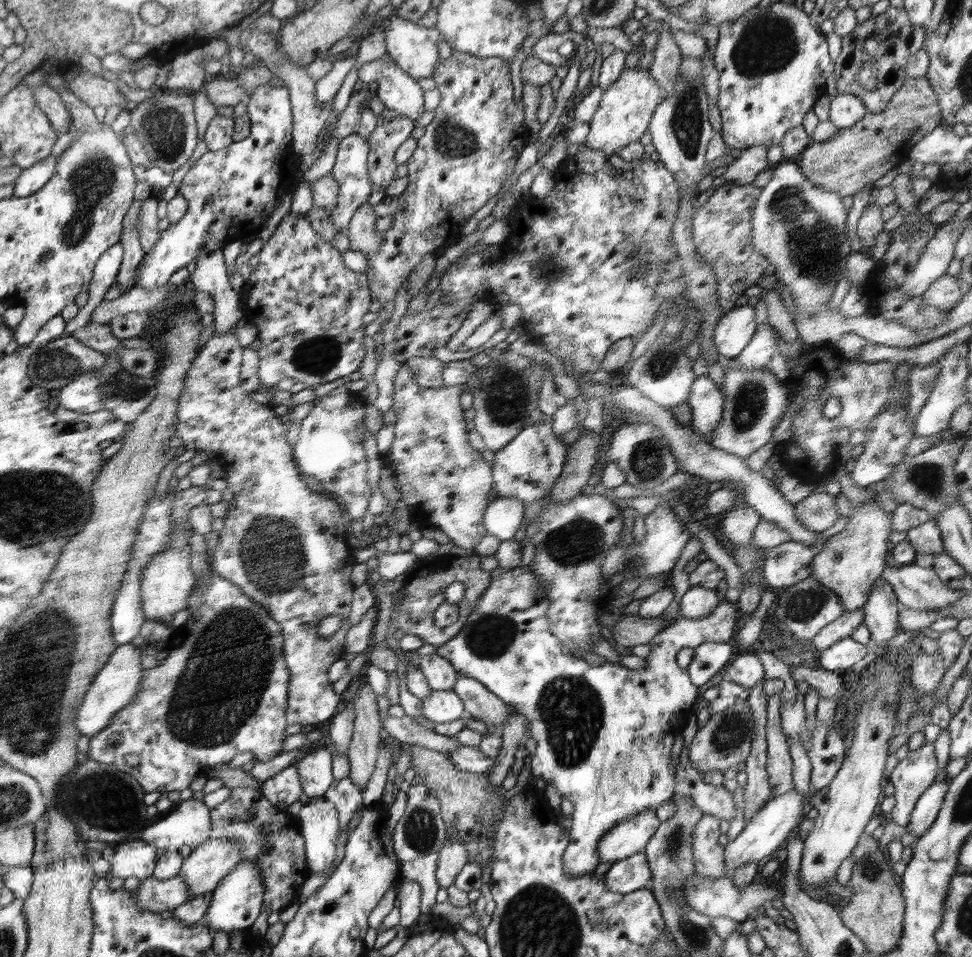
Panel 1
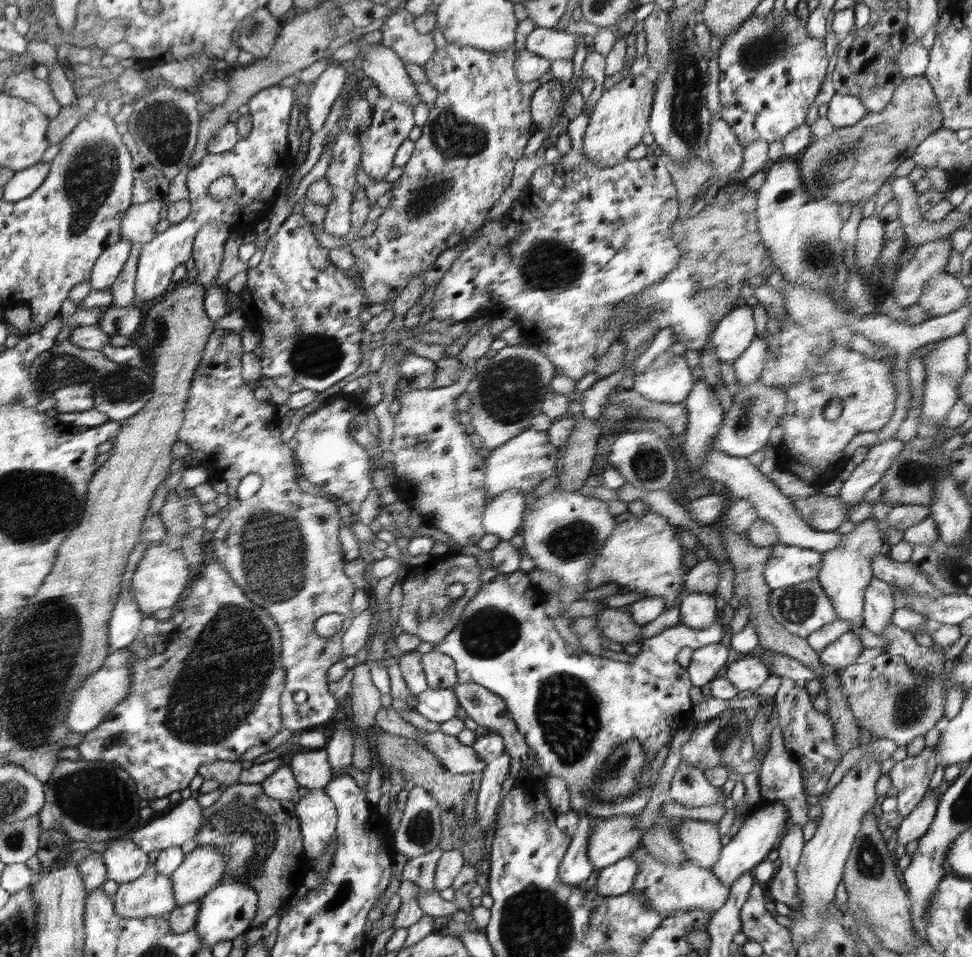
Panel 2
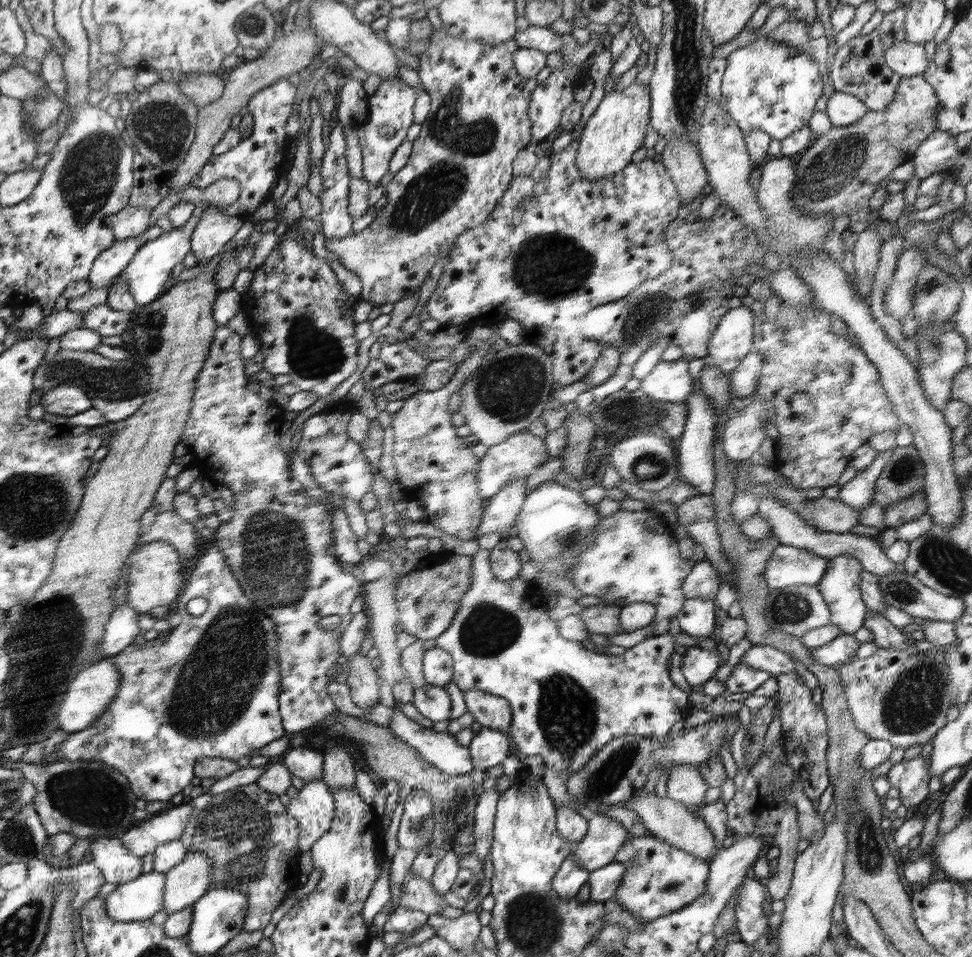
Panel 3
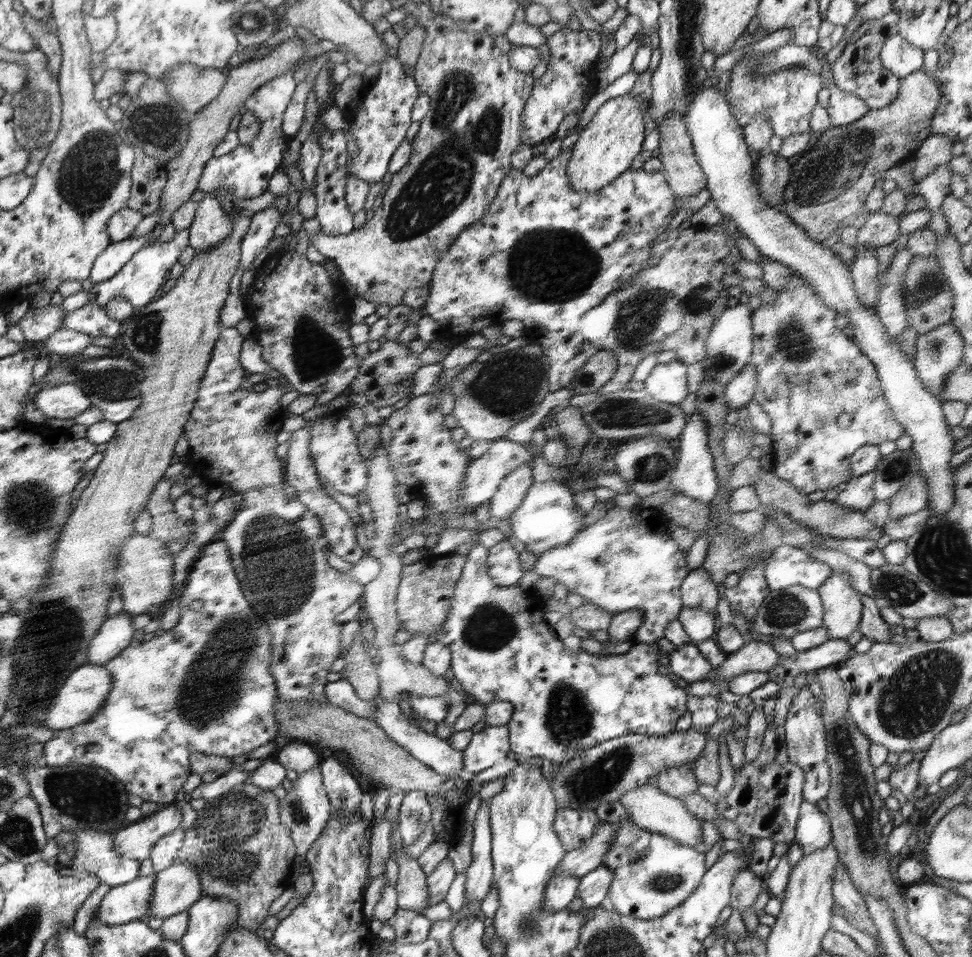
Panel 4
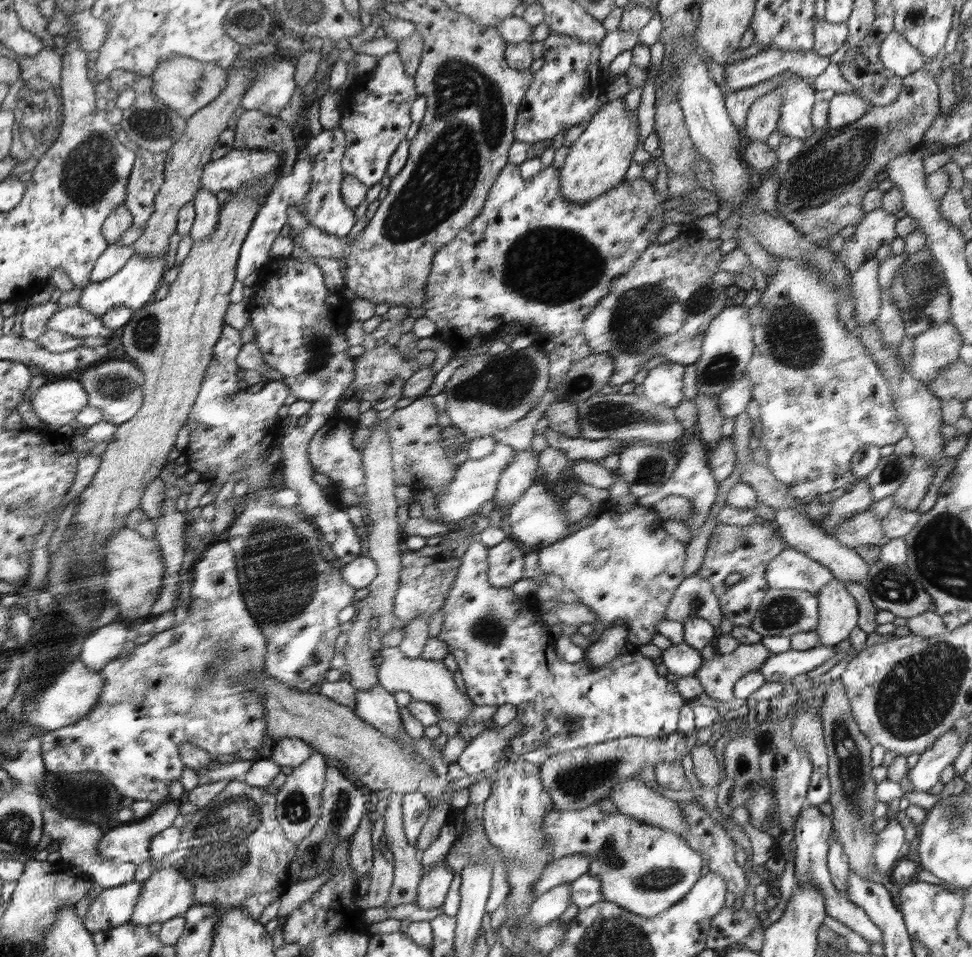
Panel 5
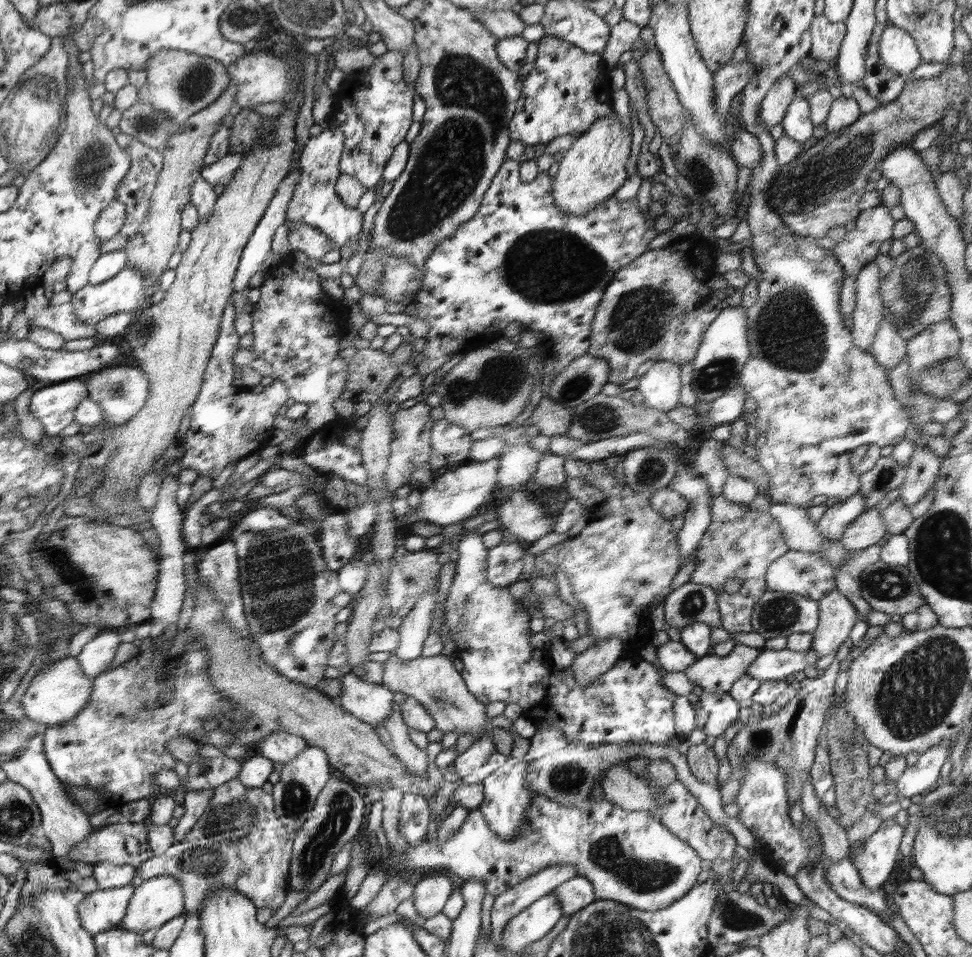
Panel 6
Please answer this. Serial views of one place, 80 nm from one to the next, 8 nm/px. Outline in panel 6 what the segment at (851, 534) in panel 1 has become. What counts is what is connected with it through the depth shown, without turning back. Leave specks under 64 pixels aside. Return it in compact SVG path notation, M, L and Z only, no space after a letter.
M838 588L830 590L820 598L819 623L813 632L812 652L821 657L837 650L843 643L849 643L850 630L858 622L859 614Z

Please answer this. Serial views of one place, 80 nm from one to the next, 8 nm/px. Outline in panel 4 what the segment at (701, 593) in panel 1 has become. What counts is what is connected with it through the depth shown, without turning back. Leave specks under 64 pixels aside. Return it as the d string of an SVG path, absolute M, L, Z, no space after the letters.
M684 607L677 619L690 637L690 643L694 645L714 638L718 627L716 614L702 607Z

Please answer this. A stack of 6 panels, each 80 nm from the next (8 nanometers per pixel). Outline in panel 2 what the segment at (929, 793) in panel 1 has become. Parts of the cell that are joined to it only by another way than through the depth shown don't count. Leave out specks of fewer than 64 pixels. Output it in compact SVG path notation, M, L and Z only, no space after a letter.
M935 793L926 795L906 818L895 824L896 837L893 842L906 845L924 836L934 820L938 805L939 800Z

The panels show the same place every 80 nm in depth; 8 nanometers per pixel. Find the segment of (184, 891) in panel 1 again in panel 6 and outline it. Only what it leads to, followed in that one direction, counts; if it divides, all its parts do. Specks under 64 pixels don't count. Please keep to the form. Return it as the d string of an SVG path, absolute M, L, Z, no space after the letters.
M131 884L117 889L96 889L88 893L78 908L84 930L95 936L118 927L127 914L134 894L135 887Z

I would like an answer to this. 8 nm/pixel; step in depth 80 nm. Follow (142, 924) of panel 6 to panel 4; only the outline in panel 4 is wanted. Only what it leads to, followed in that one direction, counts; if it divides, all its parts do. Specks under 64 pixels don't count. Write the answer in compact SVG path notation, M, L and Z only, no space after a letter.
M174 861L172 866L156 872L155 892L151 908L142 921L150 918L170 918L187 912L203 897L203 883L196 862Z

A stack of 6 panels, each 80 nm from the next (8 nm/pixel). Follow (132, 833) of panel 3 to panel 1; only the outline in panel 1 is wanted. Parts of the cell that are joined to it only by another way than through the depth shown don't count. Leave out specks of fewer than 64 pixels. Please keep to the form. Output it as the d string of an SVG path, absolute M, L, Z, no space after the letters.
M203 800L181 801L174 811L168 812L166 817L148 826L142 831L142 841L156 848L164 850L179 850L182 846L191 846L195 849L211 838L213 834L212 810Z

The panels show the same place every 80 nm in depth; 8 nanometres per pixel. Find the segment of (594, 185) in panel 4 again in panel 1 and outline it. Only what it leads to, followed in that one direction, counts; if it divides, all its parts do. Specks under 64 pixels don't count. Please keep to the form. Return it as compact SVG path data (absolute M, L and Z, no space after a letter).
M638 65L626 67L616 82L603 91L598 111L589 123L588 148L601 150L609 158L616 159L619 150L630 142L638 142L644 132L647 132L656 106L660 105L663 96L663 88L652 78L648 69Z

